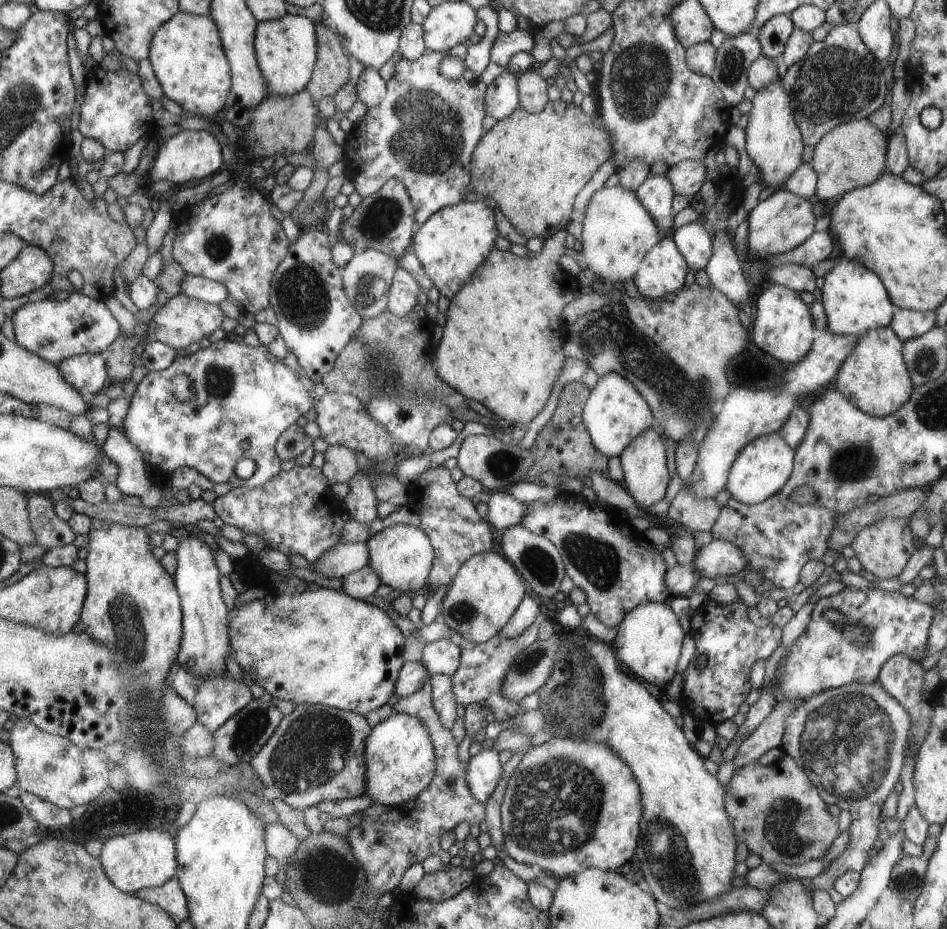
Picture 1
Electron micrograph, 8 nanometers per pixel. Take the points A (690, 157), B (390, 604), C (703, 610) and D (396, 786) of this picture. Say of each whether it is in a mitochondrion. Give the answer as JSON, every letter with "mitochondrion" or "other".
{"A":"other","B":"other","C":"other","D":"other"}

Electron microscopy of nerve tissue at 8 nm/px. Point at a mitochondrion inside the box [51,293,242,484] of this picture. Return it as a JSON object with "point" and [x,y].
{"point":[218,381]}

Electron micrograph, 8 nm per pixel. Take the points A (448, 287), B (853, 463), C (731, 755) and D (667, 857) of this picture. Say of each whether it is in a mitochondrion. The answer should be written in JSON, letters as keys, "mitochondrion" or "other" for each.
{"A":"other","B":"mitochondrion","C":"other","D":"mitochondrion"}

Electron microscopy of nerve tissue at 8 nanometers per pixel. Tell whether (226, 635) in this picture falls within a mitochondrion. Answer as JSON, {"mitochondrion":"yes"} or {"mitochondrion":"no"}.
{"mitochondrion":"no"}

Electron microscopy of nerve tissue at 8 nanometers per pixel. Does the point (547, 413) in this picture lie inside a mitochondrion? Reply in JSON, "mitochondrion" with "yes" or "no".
{"mitochondrion":"no"}

